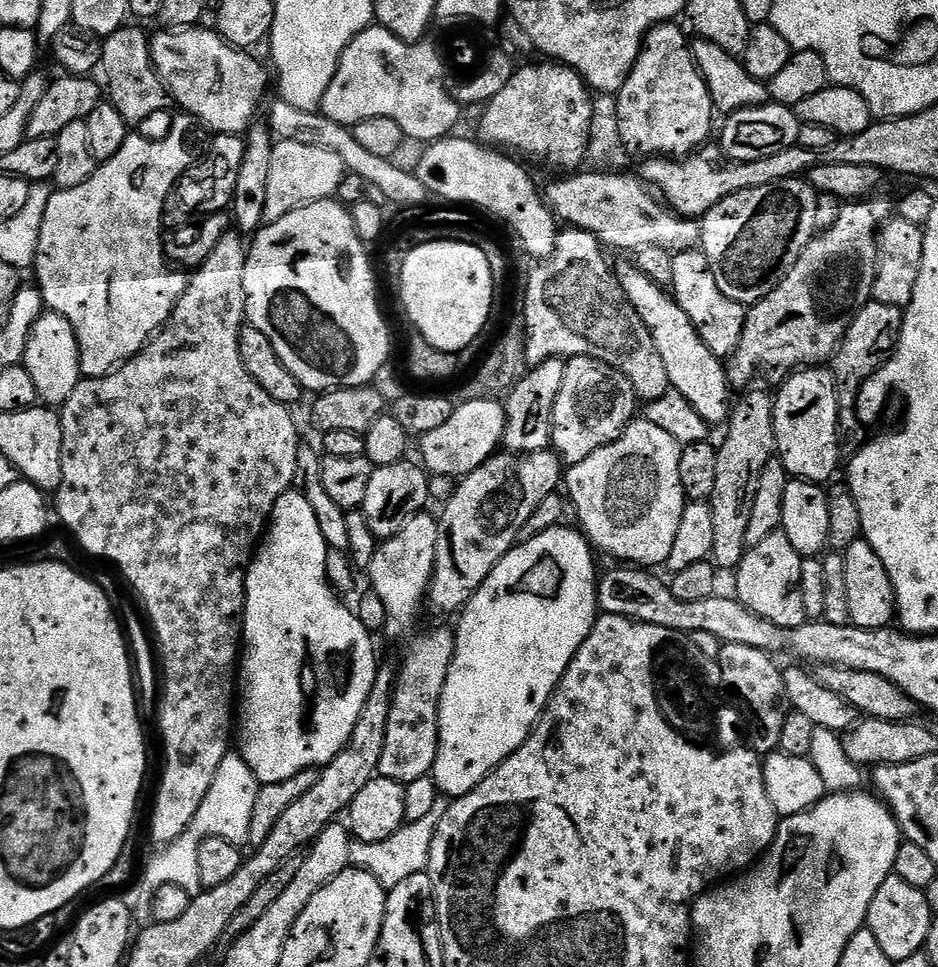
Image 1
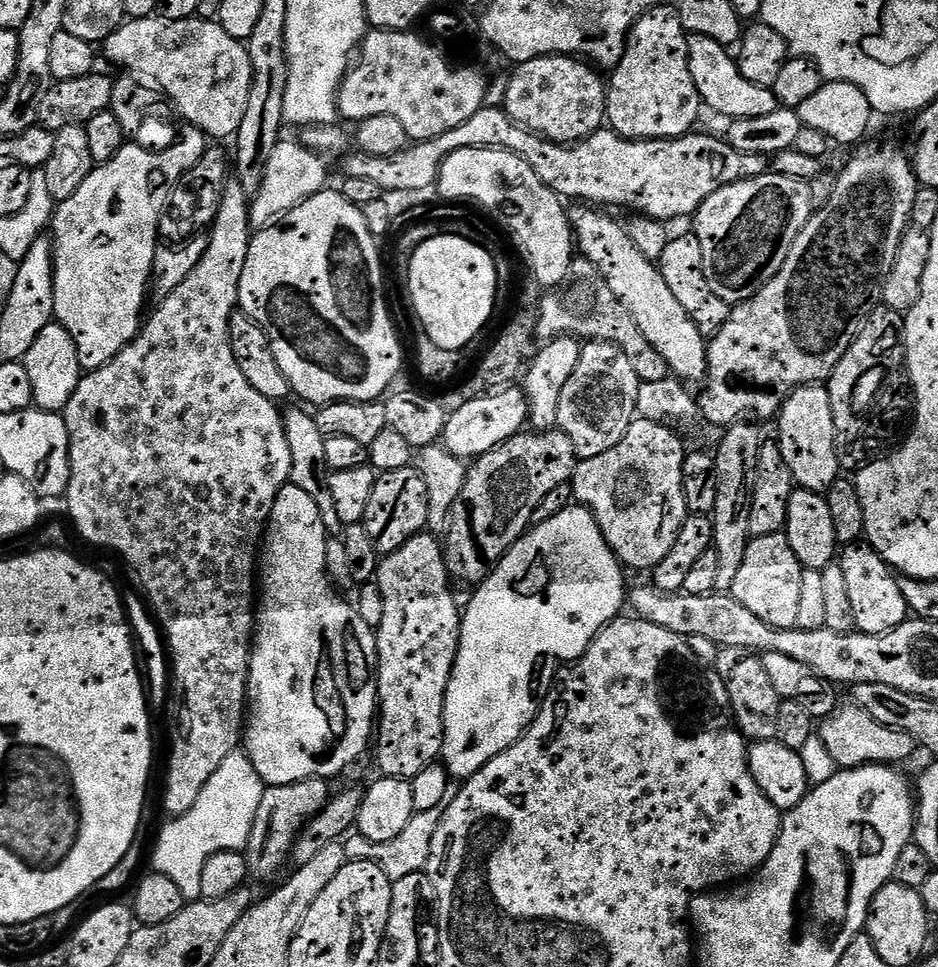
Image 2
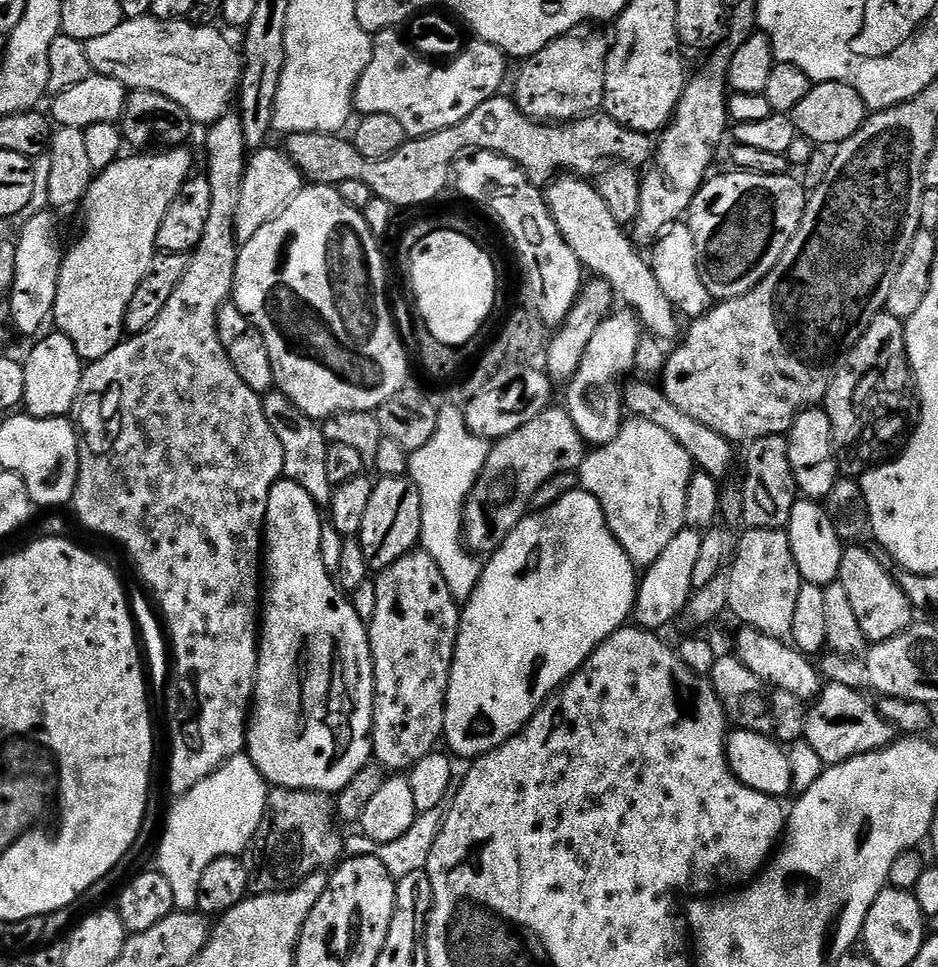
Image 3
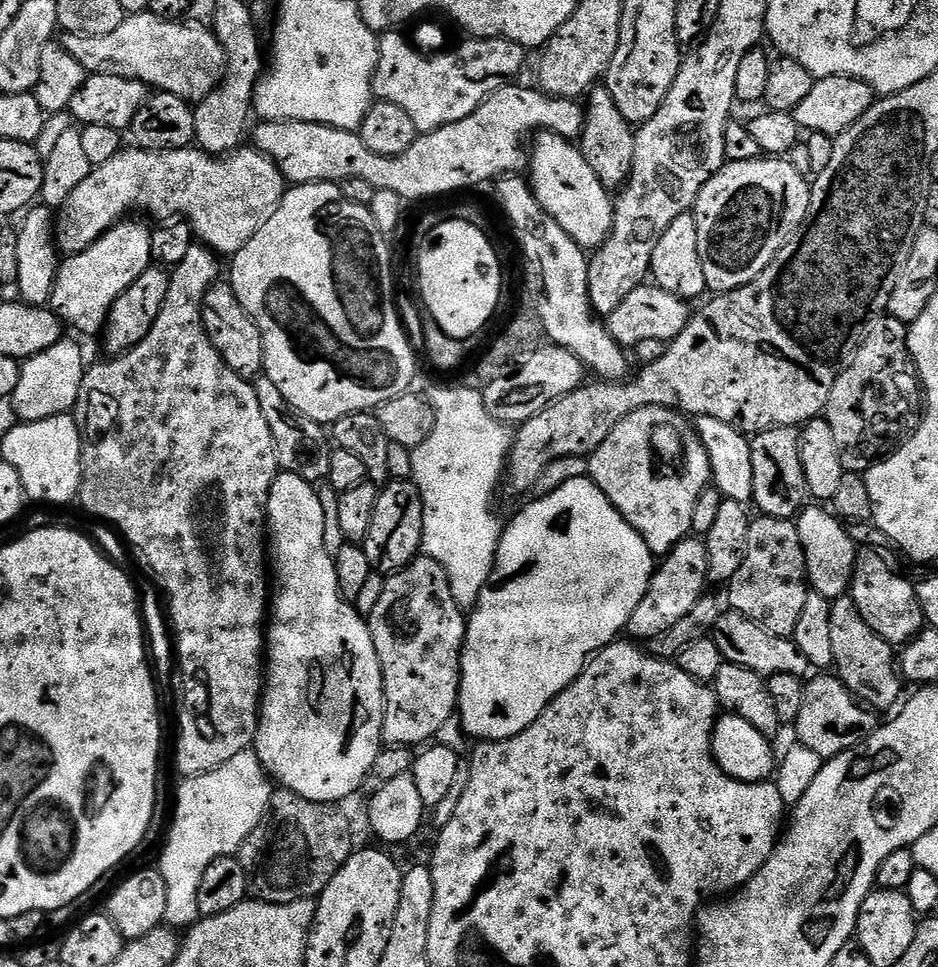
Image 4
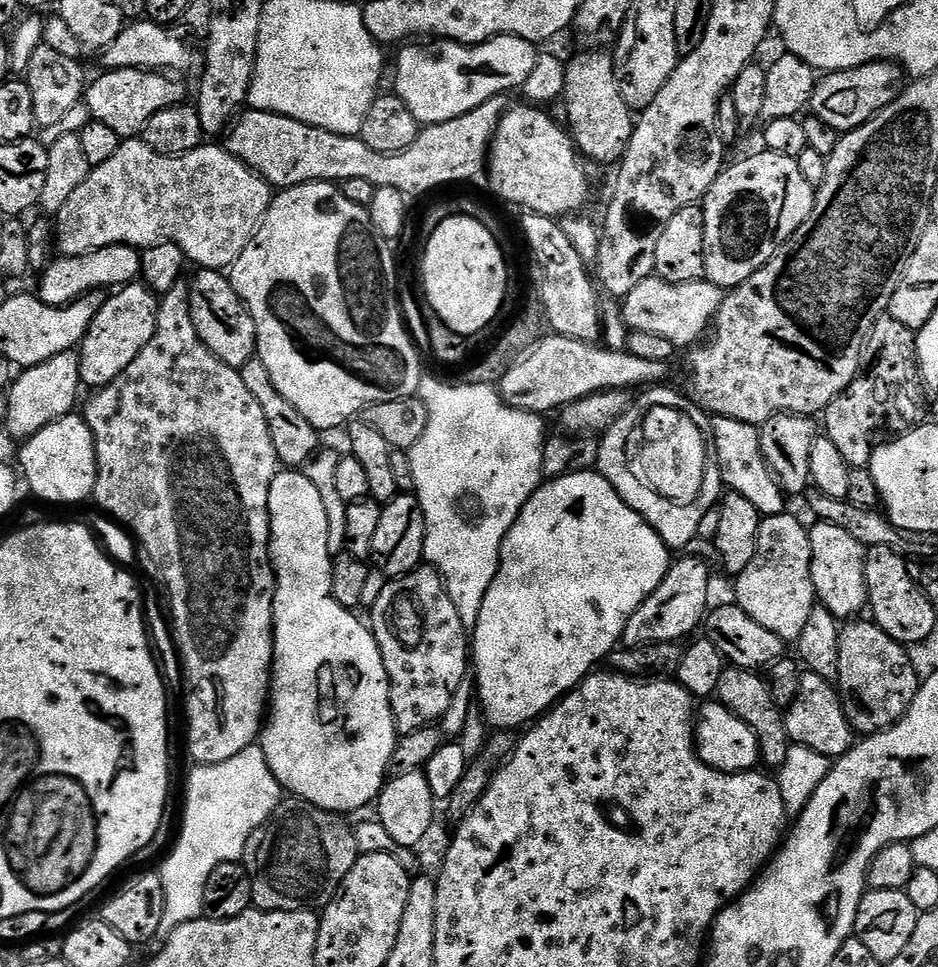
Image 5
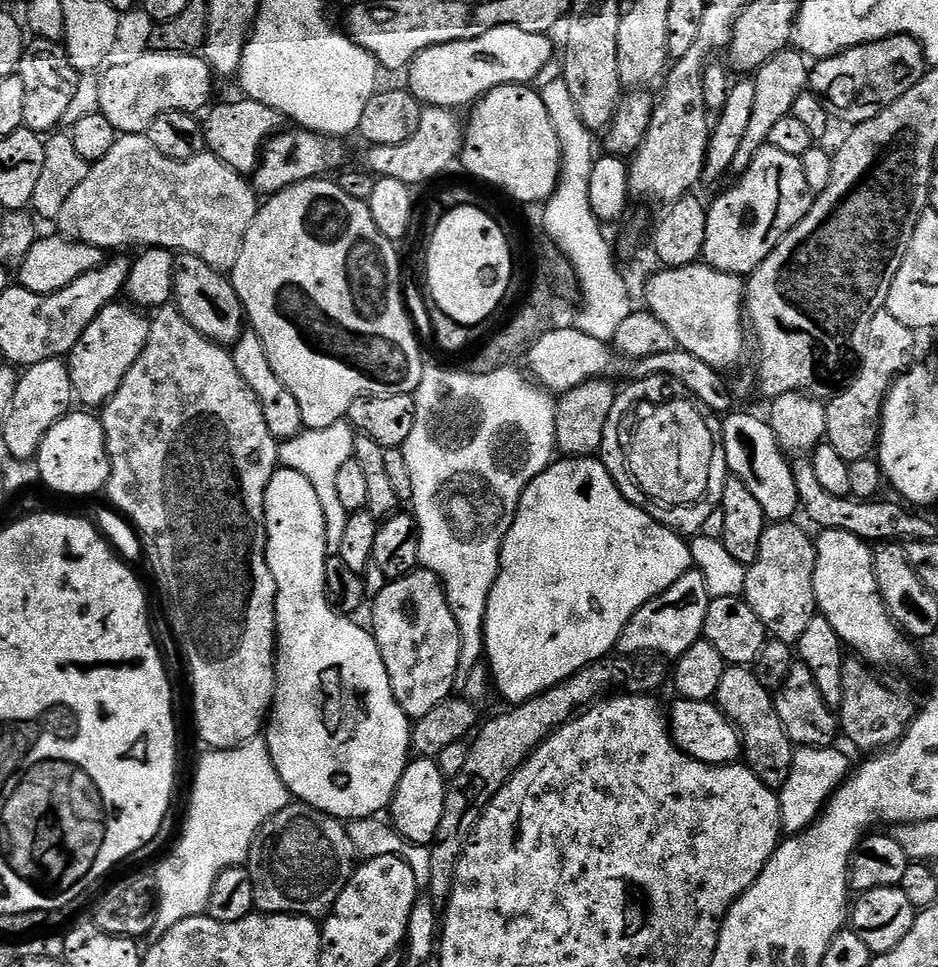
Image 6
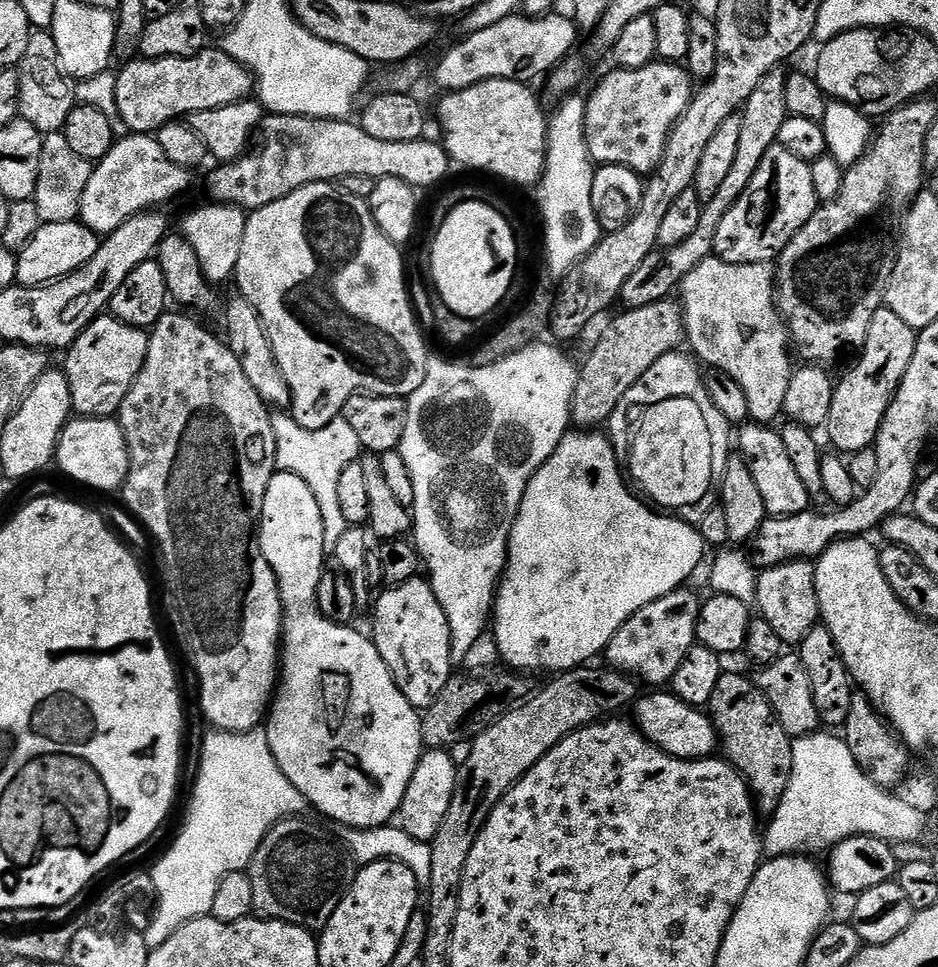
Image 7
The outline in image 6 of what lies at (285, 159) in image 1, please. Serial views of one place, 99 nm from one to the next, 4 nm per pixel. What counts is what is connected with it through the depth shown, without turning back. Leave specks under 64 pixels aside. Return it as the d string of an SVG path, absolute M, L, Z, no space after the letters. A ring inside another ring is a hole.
M121 135L110 154L91 165L82 186L66 198L58 232L80 244L124 250L128 228L184 228L179 247L228 274L242 254L242 242L257 207L258 193L249 177L241 176L211 152L206 150L189 160L171 160L154 150L147 135Z

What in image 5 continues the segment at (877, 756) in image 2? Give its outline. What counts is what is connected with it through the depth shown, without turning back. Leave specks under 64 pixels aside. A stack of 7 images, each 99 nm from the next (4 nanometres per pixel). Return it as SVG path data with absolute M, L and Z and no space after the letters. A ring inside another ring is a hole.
M805 671L798 682L798 692L794 702L784 712L788 739L792 744L801 744L818 754L829 758L845 756L854 743L854 733L848 721L844 701L833 681L818 674Z

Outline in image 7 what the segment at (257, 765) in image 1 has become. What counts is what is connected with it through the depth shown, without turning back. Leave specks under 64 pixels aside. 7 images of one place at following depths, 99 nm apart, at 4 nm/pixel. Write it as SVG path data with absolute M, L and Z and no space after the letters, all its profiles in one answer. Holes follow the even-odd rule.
M277 471L273 476L270 486L266 490L266 498L262 506L260 515L260 549L266 558L266 562L274 570L276 581L280 587L280 603L284 606L284 623L282 625L282 663L278 668L278 687L274 693L274 699L270 705L270 711L266 716L266 731L268 733L268 745L286 778L294 787L308 799L309 805L313 809L317 808L324 816L329 816L332 820L337 820L337 825L346 828L379 828L381 825L389 823L398 813L402 798L405 797L410 778L413 777L414 770L420 761L420 756L424 751L424 735L421 726L423 719L419 709L408 702L405 695L398 690L386 662L382 662L382 654L378 654L375 644L367 635L355 632L355 627L335 624L327 620L316 601L320 580L326 571L324 565L324 531L322 530L322 510L318 510L318 502L314 494L310 491L310 486L302 482L289 472Z

